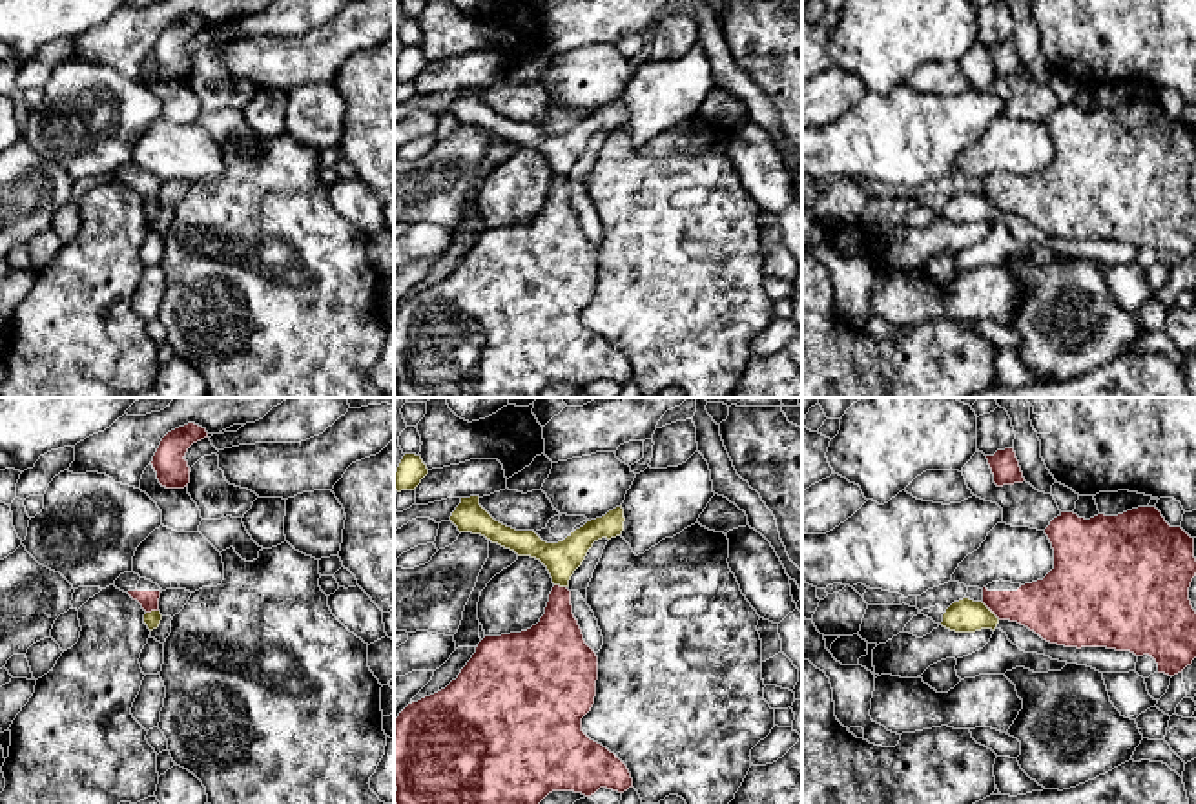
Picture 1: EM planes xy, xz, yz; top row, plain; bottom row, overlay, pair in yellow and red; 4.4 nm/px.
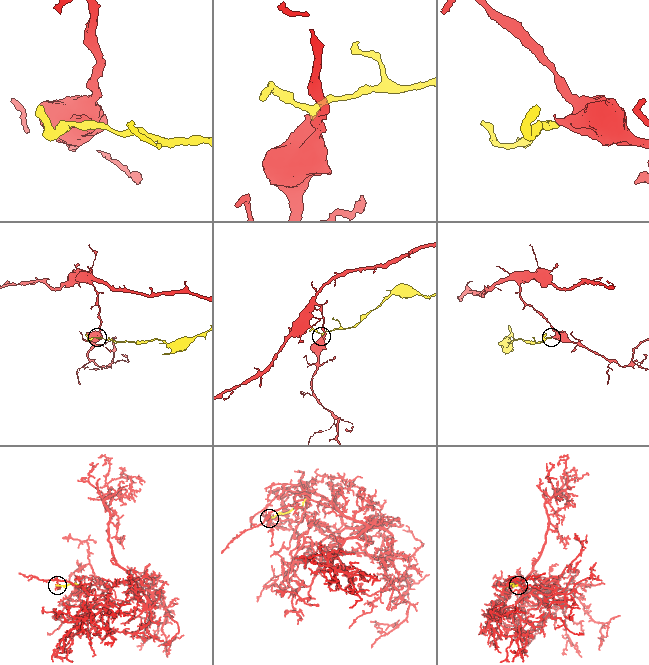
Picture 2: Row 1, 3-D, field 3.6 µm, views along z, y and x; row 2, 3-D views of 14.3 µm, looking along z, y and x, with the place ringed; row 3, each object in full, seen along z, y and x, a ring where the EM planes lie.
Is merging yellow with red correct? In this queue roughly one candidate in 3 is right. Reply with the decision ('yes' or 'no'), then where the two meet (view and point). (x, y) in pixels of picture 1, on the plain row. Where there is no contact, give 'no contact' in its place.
no | yz (989, 201)

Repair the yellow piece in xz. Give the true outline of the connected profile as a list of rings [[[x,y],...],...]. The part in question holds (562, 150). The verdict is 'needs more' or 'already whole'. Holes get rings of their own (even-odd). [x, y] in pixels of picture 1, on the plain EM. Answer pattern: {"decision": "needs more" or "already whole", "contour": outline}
{"decision": "already whole", "contour": [[[479,88],[461,89],[461,95],[450,108],[459,124],[481,126],[492,135],[514,142],[518,148],[540,151],[554,177],[569,179],[574,162],[585,151],[594,133],[616,129],[624,122],[622,97],[605,108],[587,113],[571,124],[563,133],[547,135],[534,122],[516,122],[496,113],[481,97]]]}

